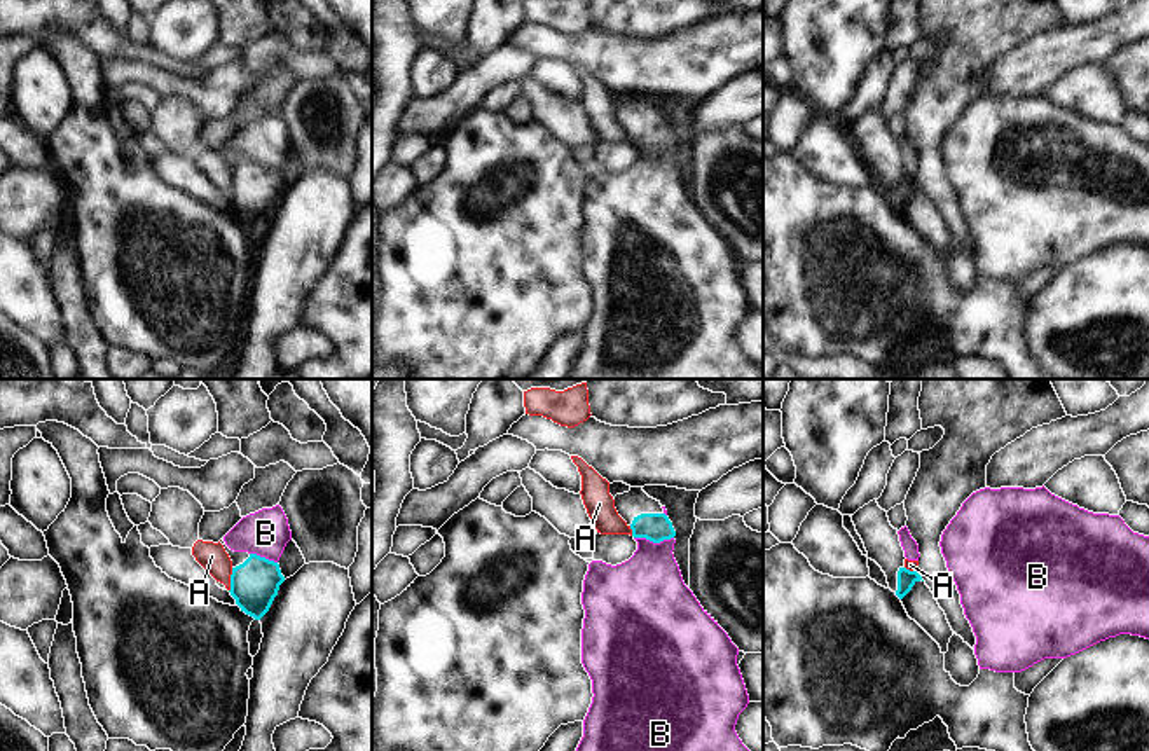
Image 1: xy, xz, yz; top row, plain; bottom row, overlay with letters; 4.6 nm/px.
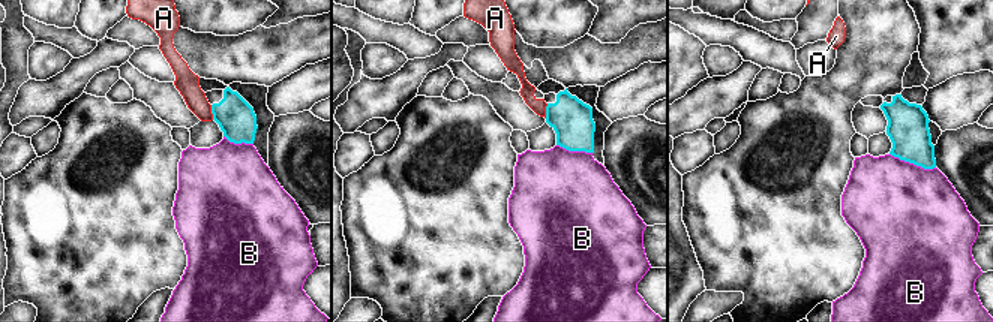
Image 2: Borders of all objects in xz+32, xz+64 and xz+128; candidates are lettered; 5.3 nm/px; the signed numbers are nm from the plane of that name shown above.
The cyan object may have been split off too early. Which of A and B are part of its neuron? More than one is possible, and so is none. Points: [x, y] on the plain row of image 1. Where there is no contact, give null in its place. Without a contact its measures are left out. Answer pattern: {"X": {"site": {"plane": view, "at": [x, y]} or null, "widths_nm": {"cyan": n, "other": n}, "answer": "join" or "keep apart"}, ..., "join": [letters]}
{"A": {"site": {"plane": "xy", "at": [231, 189]}, "widths_nm": {"cyan": 220, "other": 130}, "answer": "keep apart"}, "B": {"site": {"plane": "xz", "at": [653, 151]}, "widths_nm": {"cyan": 130, "other": 360}, "answer": "keep apart"}, "join": []}

